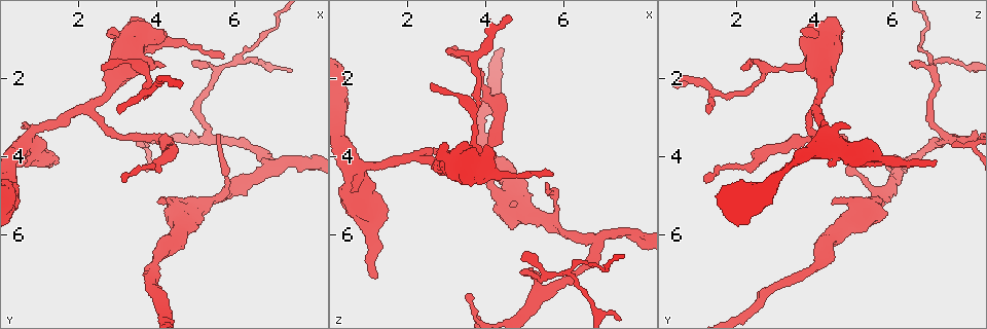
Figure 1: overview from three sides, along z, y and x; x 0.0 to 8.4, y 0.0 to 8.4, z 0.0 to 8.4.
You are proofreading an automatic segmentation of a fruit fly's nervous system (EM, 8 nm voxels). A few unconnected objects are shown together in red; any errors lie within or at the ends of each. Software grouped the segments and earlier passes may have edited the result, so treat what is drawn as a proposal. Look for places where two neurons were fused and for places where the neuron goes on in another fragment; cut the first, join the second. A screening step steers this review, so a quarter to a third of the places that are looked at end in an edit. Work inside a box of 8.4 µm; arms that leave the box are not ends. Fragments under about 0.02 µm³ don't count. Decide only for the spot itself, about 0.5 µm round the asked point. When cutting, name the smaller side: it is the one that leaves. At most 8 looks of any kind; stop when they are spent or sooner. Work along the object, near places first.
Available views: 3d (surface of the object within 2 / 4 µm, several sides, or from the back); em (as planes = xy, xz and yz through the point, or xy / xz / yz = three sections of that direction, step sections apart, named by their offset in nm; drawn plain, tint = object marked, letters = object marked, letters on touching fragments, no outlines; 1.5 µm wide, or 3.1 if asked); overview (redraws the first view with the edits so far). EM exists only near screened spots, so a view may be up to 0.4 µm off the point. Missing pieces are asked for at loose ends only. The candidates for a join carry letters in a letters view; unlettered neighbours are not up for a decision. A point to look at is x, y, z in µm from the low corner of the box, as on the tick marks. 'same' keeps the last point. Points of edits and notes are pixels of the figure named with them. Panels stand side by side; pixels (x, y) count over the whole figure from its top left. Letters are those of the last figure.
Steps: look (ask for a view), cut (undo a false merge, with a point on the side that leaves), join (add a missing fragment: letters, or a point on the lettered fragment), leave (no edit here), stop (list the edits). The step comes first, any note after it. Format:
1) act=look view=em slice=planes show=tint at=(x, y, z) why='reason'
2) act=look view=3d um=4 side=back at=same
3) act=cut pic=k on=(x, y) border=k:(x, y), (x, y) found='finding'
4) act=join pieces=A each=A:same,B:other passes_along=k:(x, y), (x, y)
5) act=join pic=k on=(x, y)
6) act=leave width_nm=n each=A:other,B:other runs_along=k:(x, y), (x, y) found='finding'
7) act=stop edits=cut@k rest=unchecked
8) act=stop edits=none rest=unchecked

act=look view=em slice=xy step=8 show=tint at=(5.70, 1.50, 4.55) why='an open end'

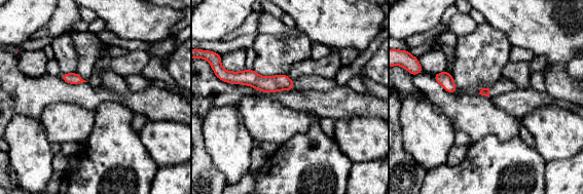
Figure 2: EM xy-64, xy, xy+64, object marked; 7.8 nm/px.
act=look view=em slice=planes show=letters at=same

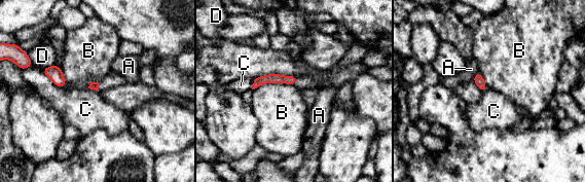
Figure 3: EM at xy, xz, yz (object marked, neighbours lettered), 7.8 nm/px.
act=leave each=A:other,B:other,C:other,D:other border=3:(295, 84), (261, 83), (253, 89) found='none of them fits'

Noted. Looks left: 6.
act=look view=em slice=planes show=letters at=(4.25, 5.20, 4.50) why='an open end'

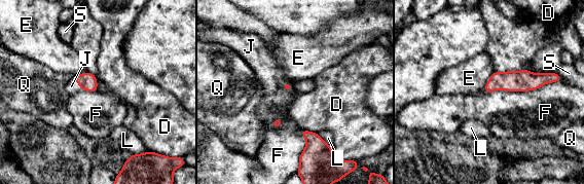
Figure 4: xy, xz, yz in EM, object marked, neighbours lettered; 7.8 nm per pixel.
act=join pieces=J each=D:other,E:other,F:other,J:same,L:other,Q:other,S:other passes_along=4:(87, 81), (77, 82), (71, 86) found='it goes on there'

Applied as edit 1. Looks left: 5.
act=look view=overview

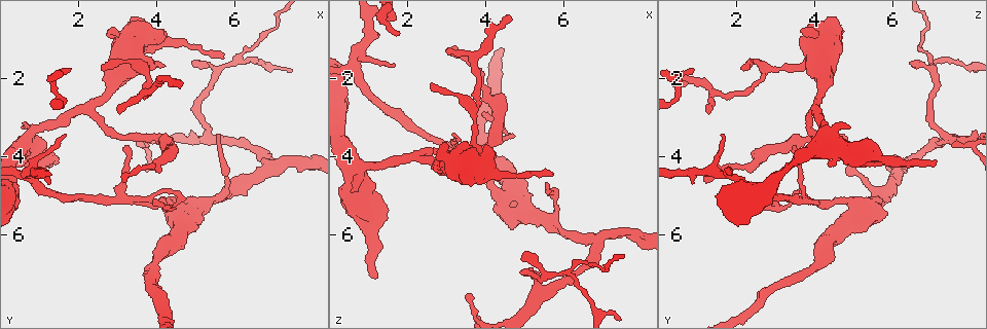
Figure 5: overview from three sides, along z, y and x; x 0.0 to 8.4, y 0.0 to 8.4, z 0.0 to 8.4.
act=look view=em slice=xy step=8 show=tint at=(3.05, 2.90, 1.25) why='tapers out'

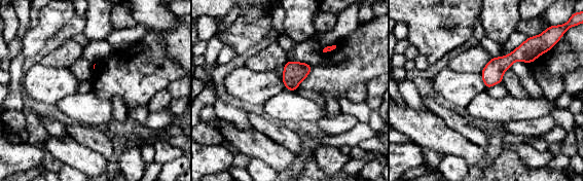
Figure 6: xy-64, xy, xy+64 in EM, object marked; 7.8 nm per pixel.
act=look view=em slice=xy step=8 show=letters at=same

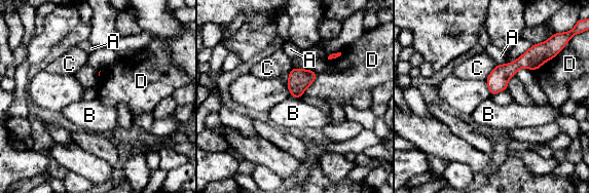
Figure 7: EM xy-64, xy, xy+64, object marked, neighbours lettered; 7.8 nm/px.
act=leave each=A:other,B:other,C:other,D:other border=7:(291, 95), (299, 99) found='no lettered fragment goes on from it'

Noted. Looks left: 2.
act=stop edits=join@4 rest=unchecked

